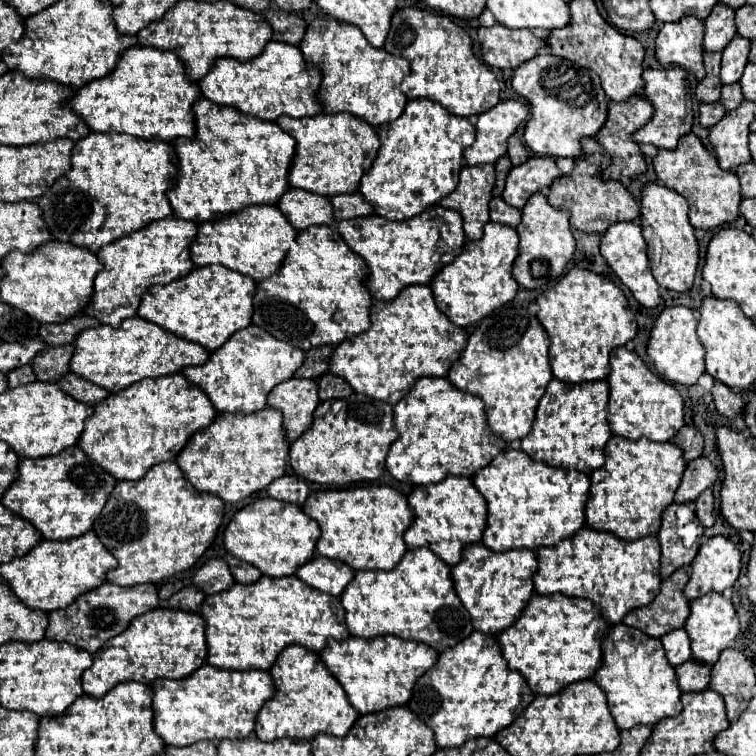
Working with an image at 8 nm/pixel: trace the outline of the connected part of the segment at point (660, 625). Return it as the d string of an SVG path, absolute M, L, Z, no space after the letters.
M676 569L660 585L660 593L646 607L638 607L624 617L624 623L638 627L650 637L662 637L672 629L684 627L688 611L688 599L684 599L684 583L688 583L688 571Z

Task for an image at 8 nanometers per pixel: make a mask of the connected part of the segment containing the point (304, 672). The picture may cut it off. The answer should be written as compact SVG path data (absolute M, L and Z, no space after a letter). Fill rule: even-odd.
M299 645L286 647L280 653L280 659L276 659L270 667L270 675L276 691L258 711L254 725L254 733L260 741L274 741L282 737L312 739L318 733L344 737L360 717L360 713L356 713L350 705L342 685L328 673L314 651L306 651Z

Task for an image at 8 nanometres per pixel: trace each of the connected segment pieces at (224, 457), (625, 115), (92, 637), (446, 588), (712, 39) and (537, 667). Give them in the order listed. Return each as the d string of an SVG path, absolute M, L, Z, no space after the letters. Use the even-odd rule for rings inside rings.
M266 407L248 415L218 413L208 427L192 435L174 461L196 491L212 493L224 503L236 503L286 473L288 447L282 433L282 417L276 409Z
M634 95L630 101L622 101L622 103L616 103L612 101L608 105L608 119L606 123L602 125L602 129L598 131L598 135L594 137L610 155L612 163L610 167L602 173L604 179L620 179L620 177L634 177L638 173L644 173L646 171L646 163L644 163L644 155L640 153L640 147L632 141L632 131L642 127L650 117L652 117L652 105L648 103L646 97L642 95Z
M102 583L98 589L80 595L66 609L48 613L46 637L76 645L88 653L96 653L110 637L122 633L136 615L156 609L158 603L160 603L160 599L156 601L156 585L120 587L120 585L112 585L112 583Z
M426 547L406 551L400 563L390 571L356 571L348 587L342 591L340 601L346 611L350 635L362 639L396 635L444 651L444 647L456 645L474 631L468 611L456 597L450 565Z
M718 3L704 19L704 51L722 51L736 35L734 9Z
M534 593L524 607L520 619L508 629L496 635L502 655L512 671L524 675L528 687L536 695L552 695L570 683L590 679L600 667L600 635L610 627L596 607L578 597L566 597L560 593L538 595Z

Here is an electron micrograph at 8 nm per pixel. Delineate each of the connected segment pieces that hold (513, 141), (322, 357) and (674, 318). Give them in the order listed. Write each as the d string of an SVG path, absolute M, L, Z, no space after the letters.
M514 133L510 139L508 139L508 157L512 161L512 165L520 165L528 159L528 149L524 147L522 143L522 137L518 133Z
M320 345L314 347L310 351L306 351L304 363L302 367L294 373L294 377L310 377L310 379L318 379L320 375L324 375L328 371L328 359L332 355L332 345Z
M682 305L664 307L664 311L658 315L650 329L646 353L662 377L674 383L694 385L698 377L704 373L704 347L696 337L696 317L692 309Z

